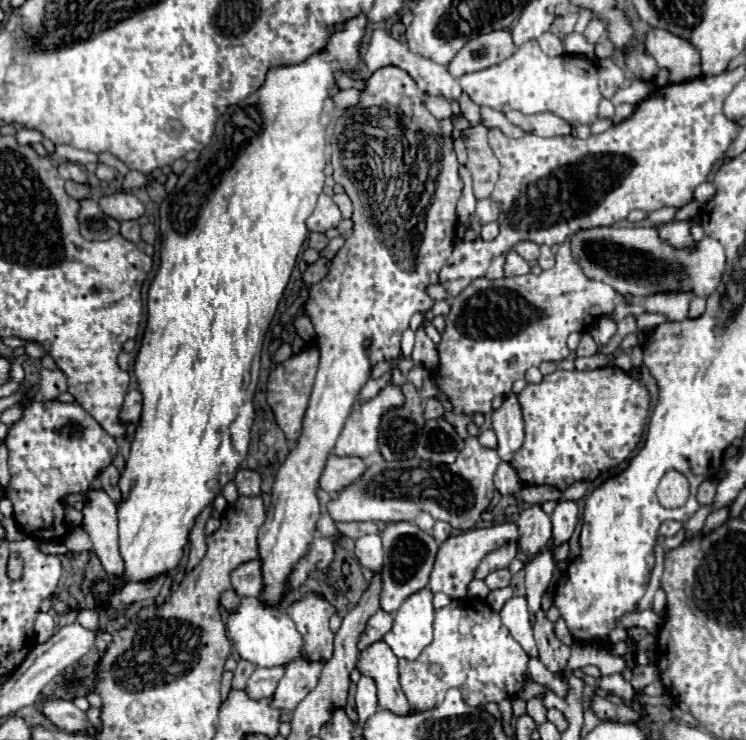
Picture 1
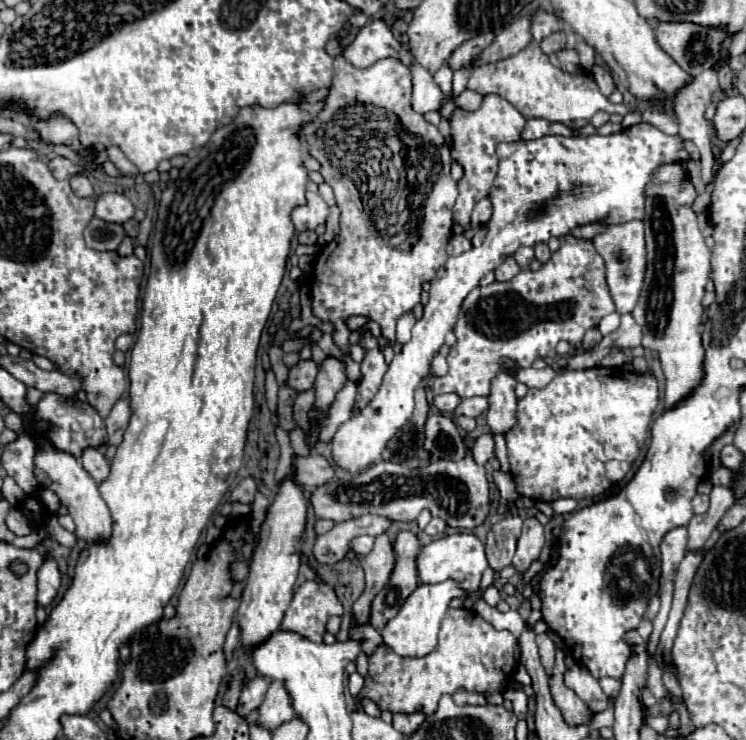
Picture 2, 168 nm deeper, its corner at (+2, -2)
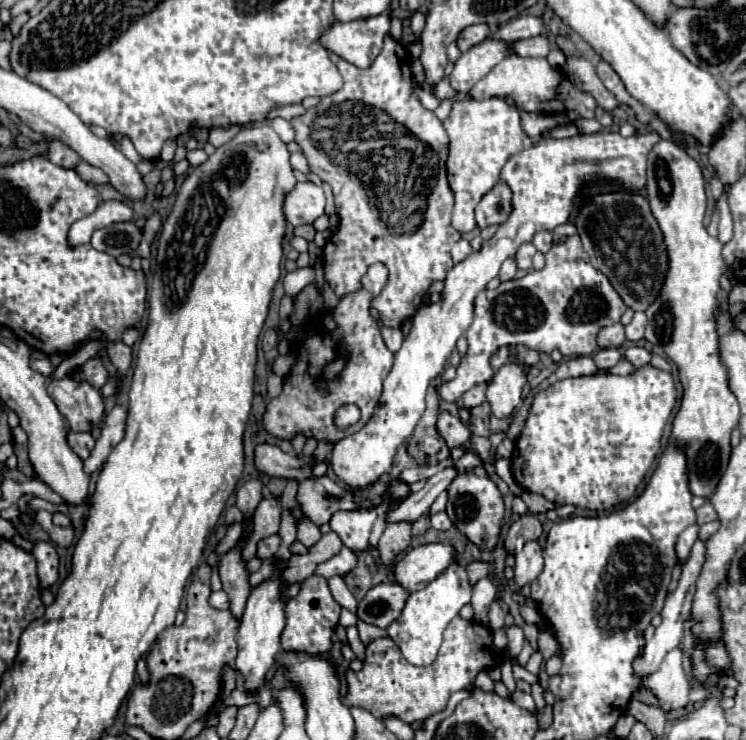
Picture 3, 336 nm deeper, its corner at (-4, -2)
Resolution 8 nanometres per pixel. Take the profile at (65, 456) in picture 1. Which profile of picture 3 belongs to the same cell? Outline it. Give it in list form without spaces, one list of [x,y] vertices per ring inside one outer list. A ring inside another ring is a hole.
[[[66,374],[64,378],[48,384],[48,394],[60,414],[68,420],[70,430],[88,432],[94,426],[102,426],[104,402],[100,390],[92,384],[76,380],[74,374]]]

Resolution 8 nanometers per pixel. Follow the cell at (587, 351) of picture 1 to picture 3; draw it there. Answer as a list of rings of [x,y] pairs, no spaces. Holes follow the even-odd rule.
[[[612,324],[612,326],[606,326],[598,332],[598,346],[600,348],[620,348],[622,344],[626,344],[624,324]]]

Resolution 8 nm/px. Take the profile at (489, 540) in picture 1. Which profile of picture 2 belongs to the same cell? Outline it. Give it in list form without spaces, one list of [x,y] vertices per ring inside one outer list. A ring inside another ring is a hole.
[[[458,532],[450,536],[442,536],[428,546],[422,548],[418,556],[418,578],[424,584],[438,584],[444,580],[458,580],[462,584],[462,590],[476,592],[482,572],[488,568],[486,556],[484,556],[484,544],[478,540],[478,536],[470,532]]]

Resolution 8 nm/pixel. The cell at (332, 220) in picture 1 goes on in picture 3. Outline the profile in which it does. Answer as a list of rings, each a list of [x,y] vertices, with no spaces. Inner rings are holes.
[[[296,182],[292,192],[284,198],[284,216],[292,226],[312,224],[324,214],[324,190],[312,182]]]

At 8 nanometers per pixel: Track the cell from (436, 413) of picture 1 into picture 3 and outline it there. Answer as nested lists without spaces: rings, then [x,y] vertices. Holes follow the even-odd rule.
[[[484,382],[484,384],[476,384],[476,388],[468,390],[456,404],[458,408],[474,408],[474,406],[480,406],[484,400],[486,400],[486,388],[488,388],[490,382]]]

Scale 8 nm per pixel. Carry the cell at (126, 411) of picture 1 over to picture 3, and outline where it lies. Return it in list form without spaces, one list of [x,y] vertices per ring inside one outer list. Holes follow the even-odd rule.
[[[114,406],[112,412],[106,416],[106,420],[102,424],[100,438],[96,440],[96,446],[90,452],[90,456],[84,460],[84,472],[88,476],[102,468],[102,464],[108,458],[108,454],[112,452],[112,448],[124,438],[126,416],[128,416],[128,412],[126,412],[124,406]]]

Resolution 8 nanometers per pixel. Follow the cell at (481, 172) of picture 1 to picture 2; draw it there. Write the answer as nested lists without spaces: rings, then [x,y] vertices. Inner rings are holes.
[[[488,94],[484,96],[484,102],[476,112],[466,112],[462,108],[456,108],[450,120],[450,128],[452,128],[452,140],[454,140],[452,158],[464,166],[464,178],[458,182],[460,196],[456,200],[452,214],[454,214],[454,222],[458,222],[460,226],[468,226],[474,204],[488,196],[488,190],[494,182],[494,176],[498,170],[494,148],[498,142],[512,142],[520,138],[522,114],[516,108],[512,108],[508,100],[496,94]]]

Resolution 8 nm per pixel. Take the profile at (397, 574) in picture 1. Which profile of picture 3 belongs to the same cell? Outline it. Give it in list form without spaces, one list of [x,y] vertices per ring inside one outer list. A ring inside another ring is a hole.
[[[396,584],[394,586],[374,586],[366,592],[362,602],[358,604],[356,616],[362,622],[388,628],[390,622],[394,622],[400,616],[406,604],[406,598],[408,598],[408,592]]]

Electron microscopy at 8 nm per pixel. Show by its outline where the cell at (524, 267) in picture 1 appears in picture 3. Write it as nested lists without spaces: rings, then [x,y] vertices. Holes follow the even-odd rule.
[[[506,258],[504,260],[504,264],[502,264],[502,268],[500,268],[500,280],[502,282],[506,282],[506,280],[512,280],[514,278],[514,274],[516,274],[516,262],[514,262],[514,258]]]

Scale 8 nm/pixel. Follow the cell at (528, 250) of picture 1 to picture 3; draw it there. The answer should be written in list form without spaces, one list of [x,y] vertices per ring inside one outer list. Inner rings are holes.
[[[530,242],[522,244],[522,246],[518,248],[516,256],[514,256],[518,268],[520,268],[520,270],[530,270],[530,268],[532,268],[532,256],[534,256],[534,254],[536,254],[534,244],[530,244]]]

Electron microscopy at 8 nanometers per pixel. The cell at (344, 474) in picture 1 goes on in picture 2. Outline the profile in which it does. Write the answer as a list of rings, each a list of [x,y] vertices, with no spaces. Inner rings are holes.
[[[312,452],[306,458],[296,456],[292,460],[292,464],[294,464],[294,478],[300,486],[318,488],[318,486],[328,484],[330,480],[336,478],[336,472],[330,466],[330,462],[324,456],[316,454],[316,452]]]

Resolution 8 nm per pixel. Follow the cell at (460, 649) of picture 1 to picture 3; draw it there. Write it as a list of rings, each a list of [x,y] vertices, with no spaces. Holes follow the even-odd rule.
[[[456,616],[446,632],[442,646],[438,650],[438,658],[430,666],[414,666],[404,660],[400,648],[396,648],[392,638],[378,638],[366,646],[366,658],[360,672],[348,670],[346,678],[346,694],[342,696],[346,706],[362,706],[372,712],[378,720],[386,716],[396,716],[402,722],[418,722],[428,716],[442,712],[448,704],[448,698],[462,690],[468,684],[474,684],[474,678],[480,670],[490,670],[500,666],[504,660],[504,652],[498,650],[492,642],[492,632],[472,620],[462,620]]]

